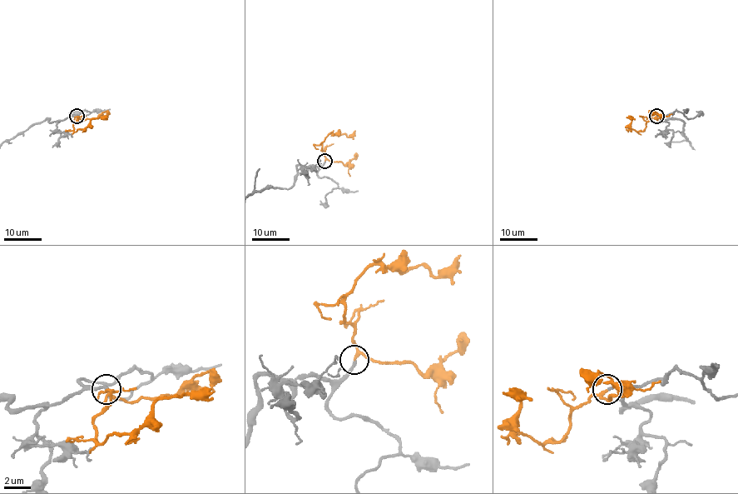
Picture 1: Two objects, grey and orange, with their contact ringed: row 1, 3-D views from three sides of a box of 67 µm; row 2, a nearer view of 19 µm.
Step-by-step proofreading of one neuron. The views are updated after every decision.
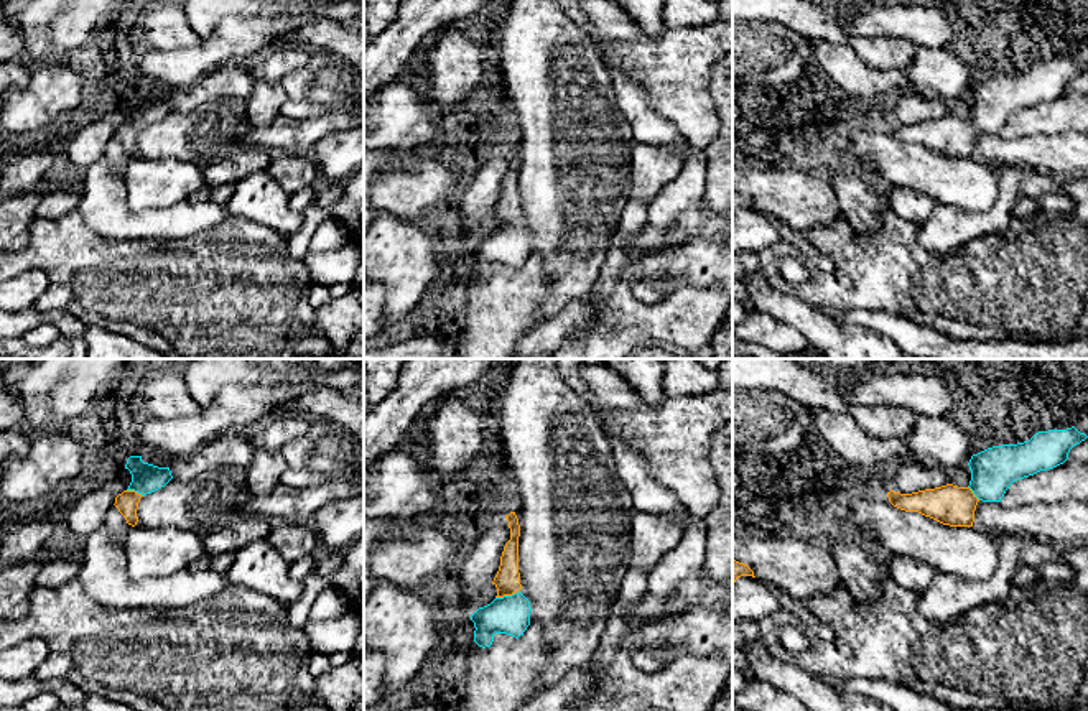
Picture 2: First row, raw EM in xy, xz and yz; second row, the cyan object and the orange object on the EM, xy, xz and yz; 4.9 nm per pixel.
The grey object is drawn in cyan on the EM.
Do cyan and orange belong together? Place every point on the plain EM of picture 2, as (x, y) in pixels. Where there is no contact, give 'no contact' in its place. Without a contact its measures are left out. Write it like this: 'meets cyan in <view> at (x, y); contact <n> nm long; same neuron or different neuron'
meets cyan in xz at (507, 227); contact 130 nm long; same neuron

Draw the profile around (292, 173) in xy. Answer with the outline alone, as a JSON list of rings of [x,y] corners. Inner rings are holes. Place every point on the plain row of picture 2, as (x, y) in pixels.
[[[280,155],[273,156],[267,173],[290,196],[311,186],[318,165],[311,155]]]

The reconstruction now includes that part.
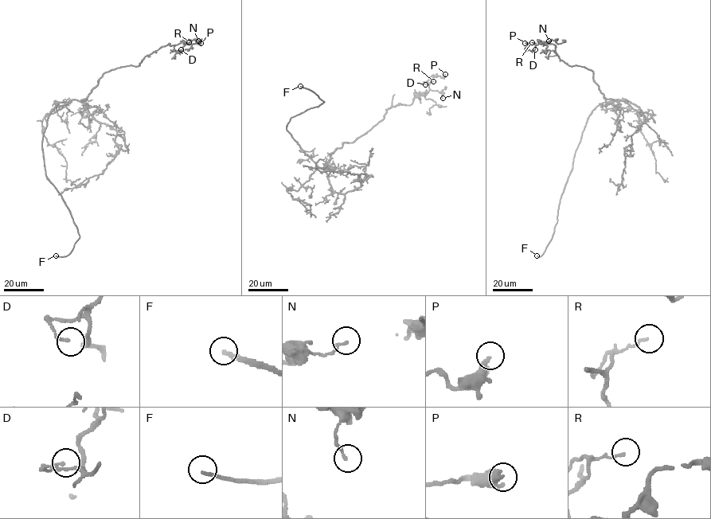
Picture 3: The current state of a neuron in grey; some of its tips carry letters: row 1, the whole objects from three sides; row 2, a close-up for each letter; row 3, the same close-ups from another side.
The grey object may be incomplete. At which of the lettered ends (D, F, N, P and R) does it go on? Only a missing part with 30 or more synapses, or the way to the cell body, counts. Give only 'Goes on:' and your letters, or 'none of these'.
Goes on: F

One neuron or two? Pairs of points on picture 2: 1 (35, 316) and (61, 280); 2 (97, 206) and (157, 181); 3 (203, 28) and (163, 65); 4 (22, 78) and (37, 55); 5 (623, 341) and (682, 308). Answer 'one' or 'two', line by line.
1: two
2: two
3: two
4: two
5: one

